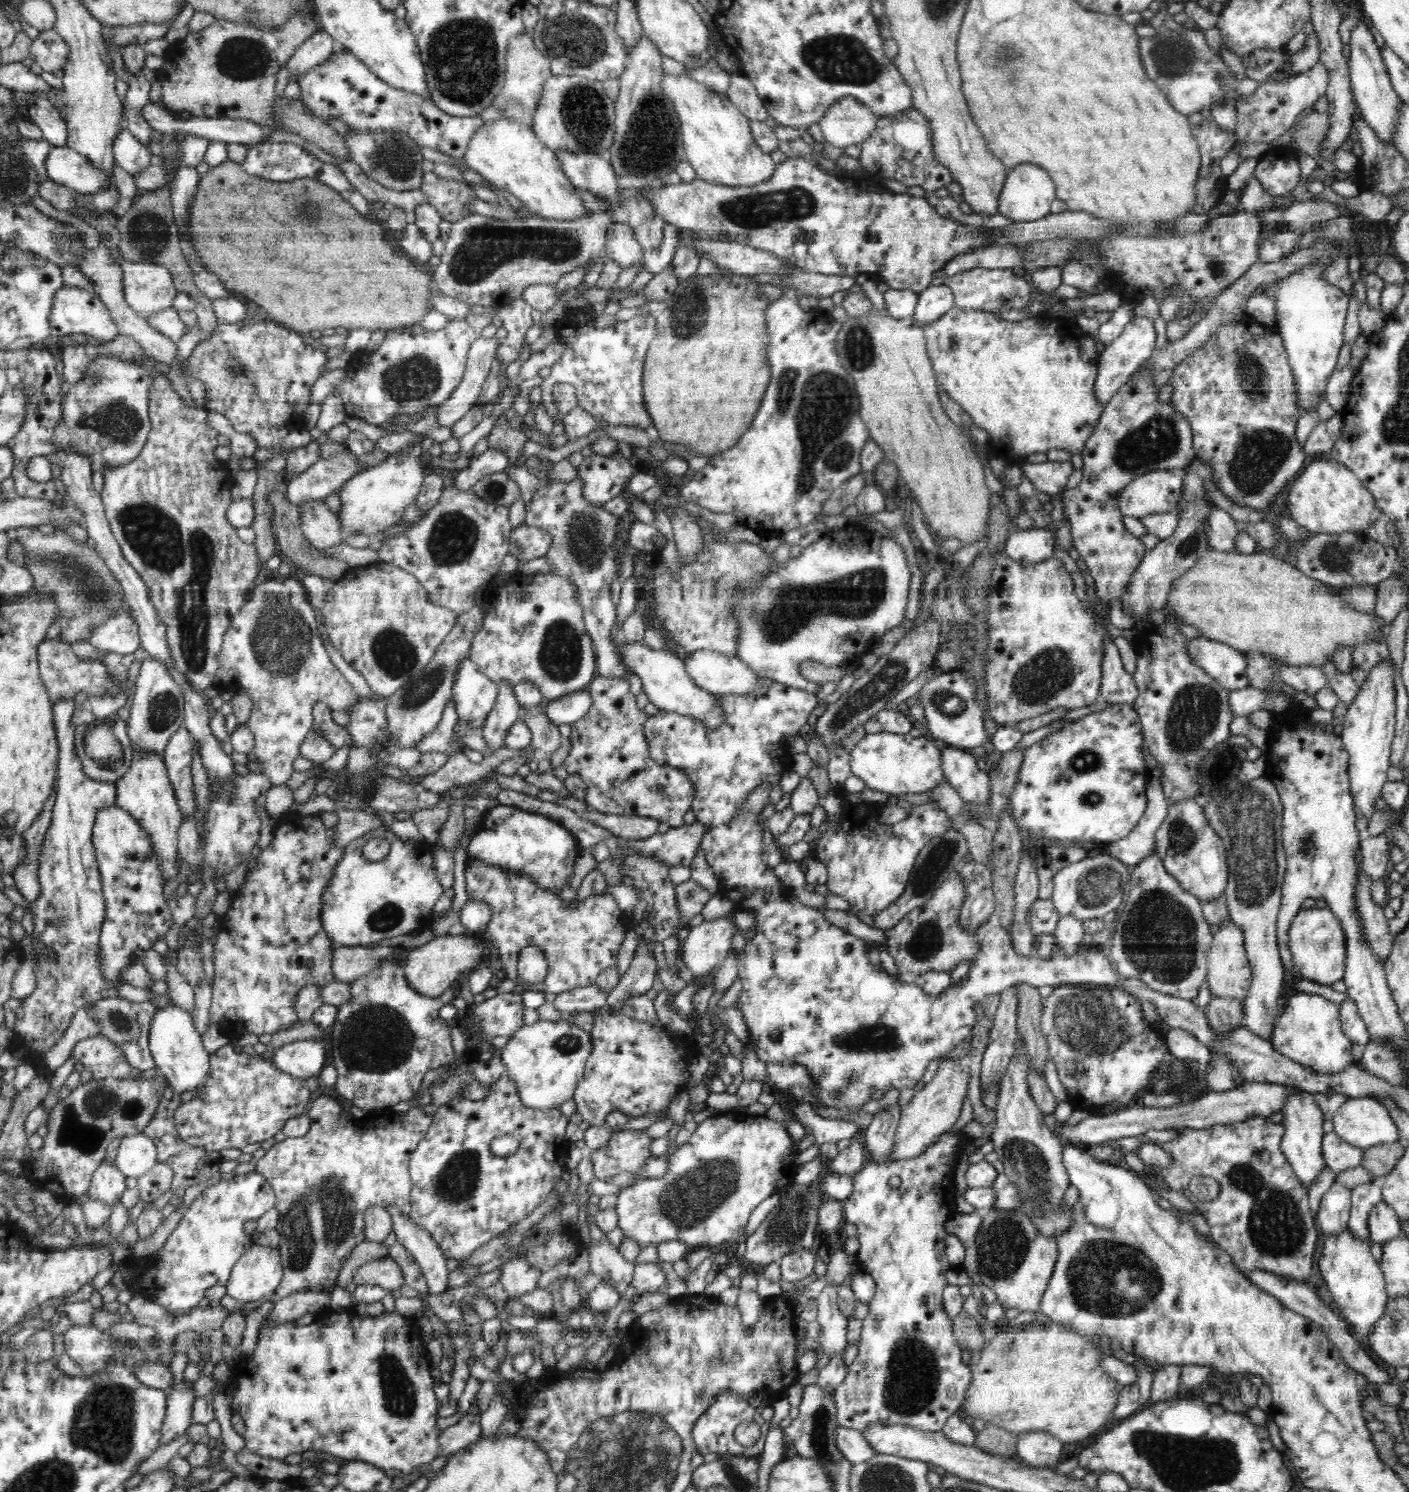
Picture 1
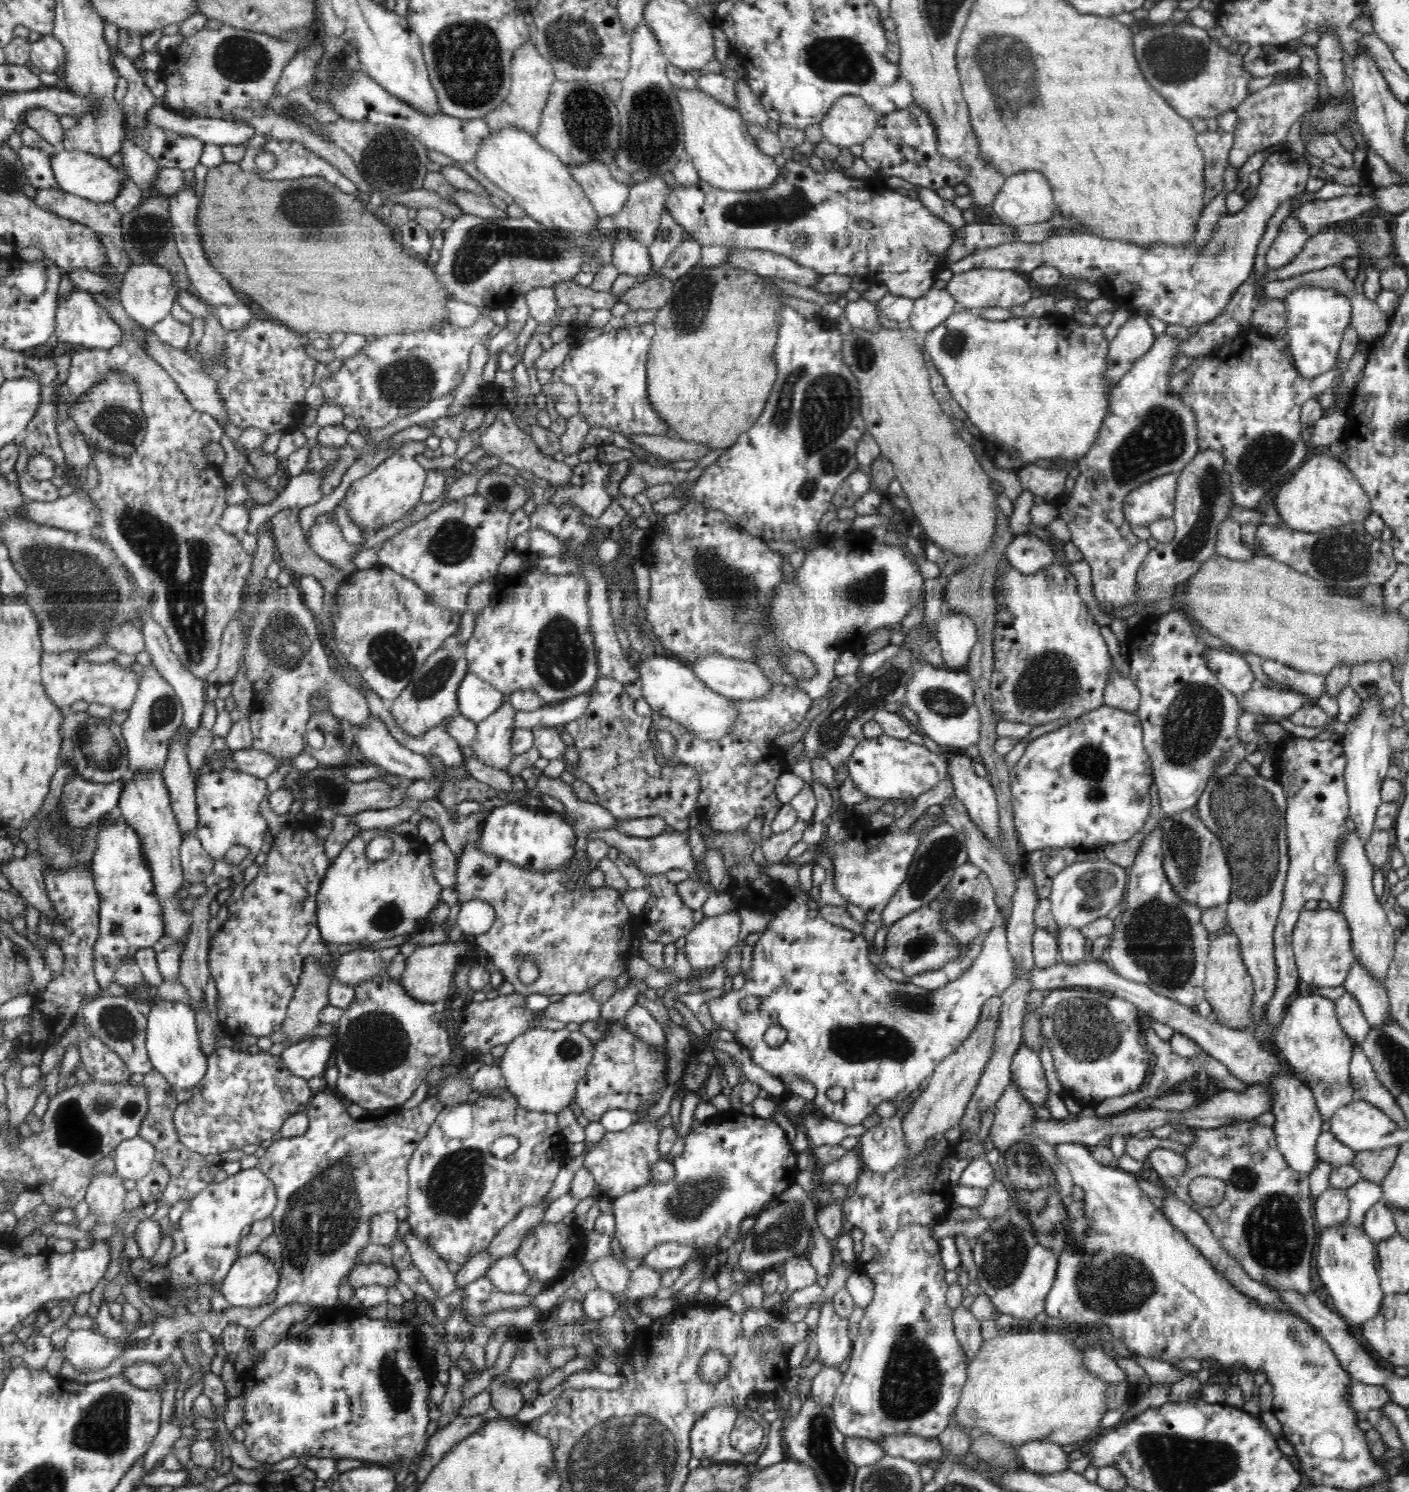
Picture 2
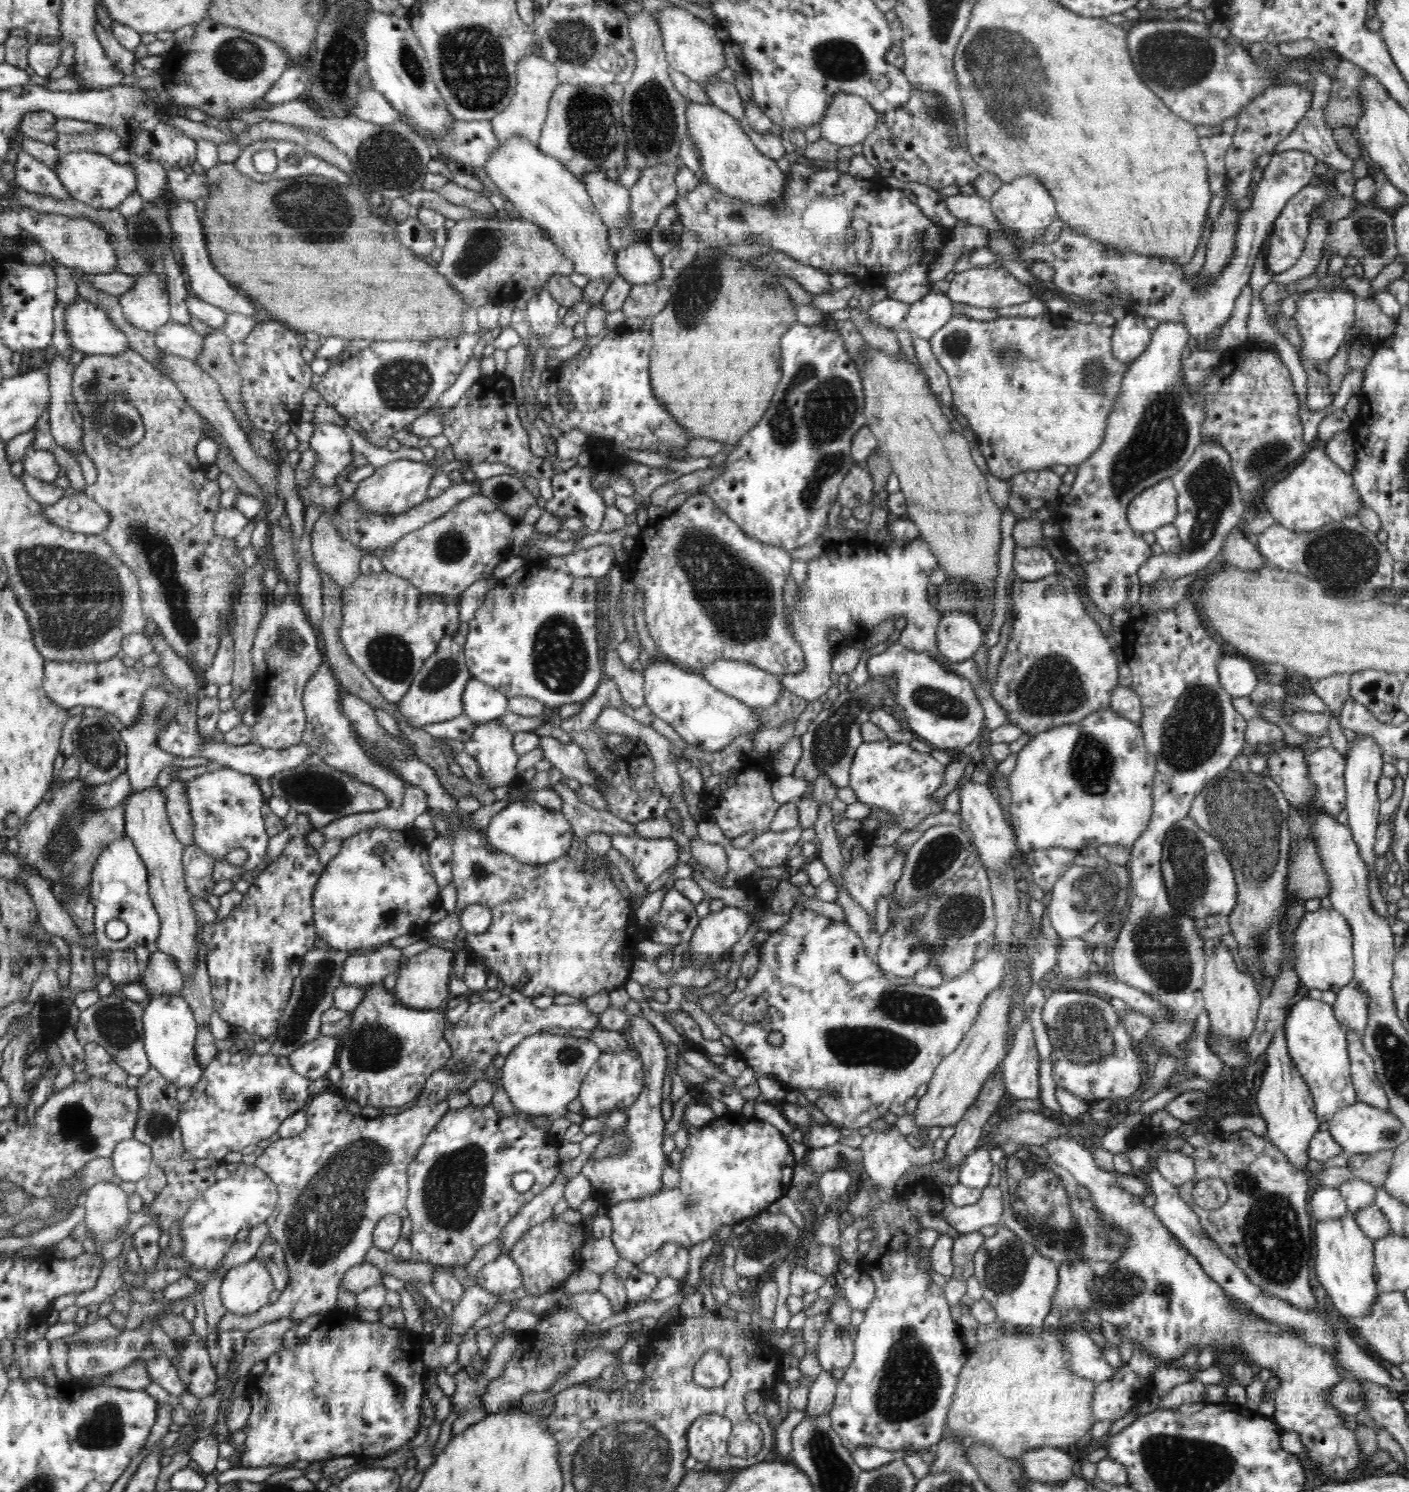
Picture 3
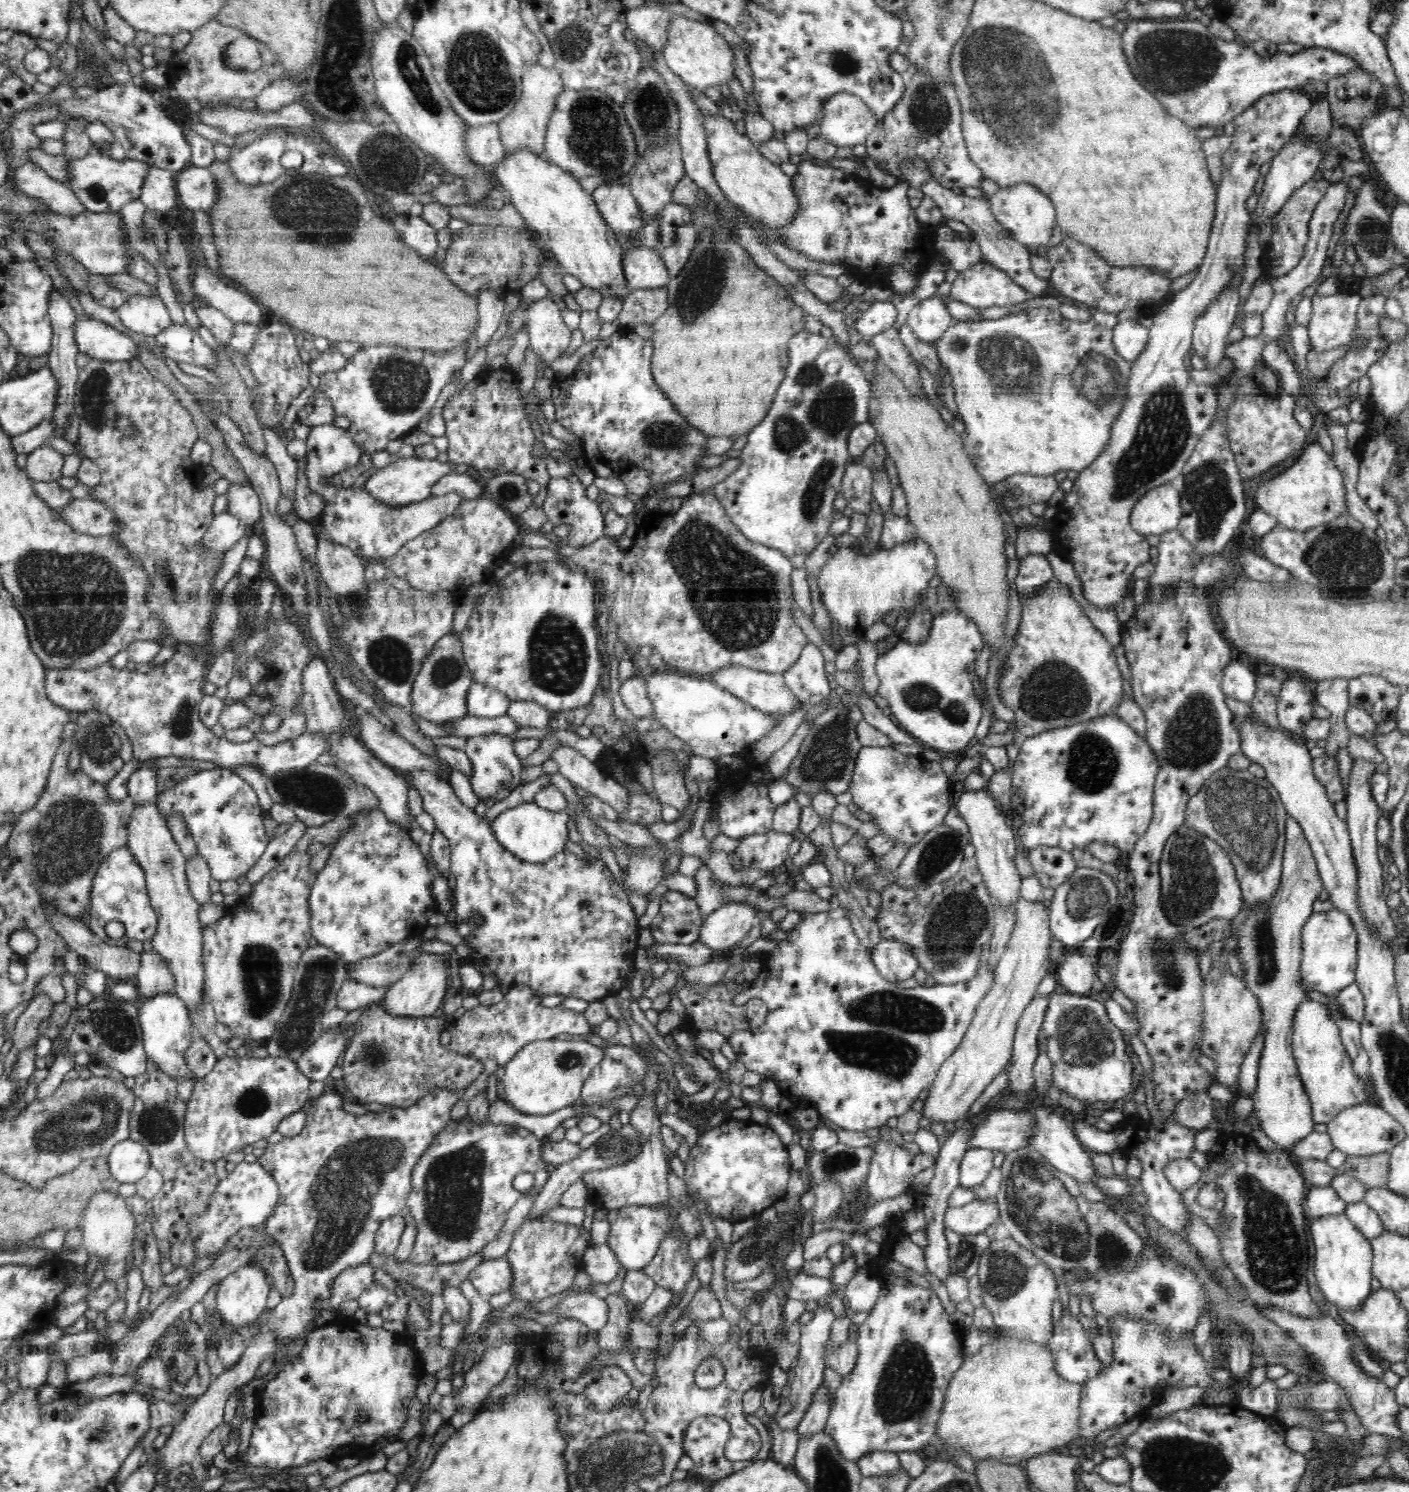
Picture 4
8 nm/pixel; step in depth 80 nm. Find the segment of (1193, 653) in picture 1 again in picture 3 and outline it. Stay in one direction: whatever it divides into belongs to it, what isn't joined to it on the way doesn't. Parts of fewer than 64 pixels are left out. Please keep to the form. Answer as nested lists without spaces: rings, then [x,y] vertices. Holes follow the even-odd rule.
[[[1224,654],[1224,658],[1218,664],[1222,689],[1233,698],[1250,697],[1259,684],[1259,679],[1253,669],[1252,663],[1243,655]]]

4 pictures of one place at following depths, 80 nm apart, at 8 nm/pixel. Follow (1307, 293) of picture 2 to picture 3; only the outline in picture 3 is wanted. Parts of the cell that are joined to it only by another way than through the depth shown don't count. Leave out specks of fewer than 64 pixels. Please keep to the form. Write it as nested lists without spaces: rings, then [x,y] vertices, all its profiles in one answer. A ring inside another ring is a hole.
[[[1324,288],[1306,291],[1296,301],[1296,308],[1294,321],[1300,328],[1300,337],[1303,343],[1302,355],[1304,355],[1304,360],[1301,361],[1301,364],[1304,368],[1317,370],[1318,364],[1328,363],[1340,345],[1349,339],[1349,333],[1355,324],[1356,300],[1354,294],[1342,289],[1336,291]]]

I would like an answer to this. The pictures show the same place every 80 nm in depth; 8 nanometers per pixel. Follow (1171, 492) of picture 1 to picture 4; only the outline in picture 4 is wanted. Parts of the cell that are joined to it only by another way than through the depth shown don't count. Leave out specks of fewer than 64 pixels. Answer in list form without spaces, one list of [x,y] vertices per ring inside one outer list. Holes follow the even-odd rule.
[[[1170,482],[1144,494],[1132,508],[1129,523],[1143,535],[1170,532],[1178,529],[1182,518],[1179,492]]]

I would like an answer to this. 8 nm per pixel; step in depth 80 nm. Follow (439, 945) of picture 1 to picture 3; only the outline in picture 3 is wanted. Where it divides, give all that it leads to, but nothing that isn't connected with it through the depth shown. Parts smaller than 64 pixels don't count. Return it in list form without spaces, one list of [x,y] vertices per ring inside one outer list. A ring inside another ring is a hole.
[[[430,947],[416,956],[406,959],[406,962],[397,974],[397,981],[393,988],[394,998],[398,1004],[416,1010],[434,1010],[443,1006],[452,997],[448,984],[452,976],[456,950],[441,947]]]

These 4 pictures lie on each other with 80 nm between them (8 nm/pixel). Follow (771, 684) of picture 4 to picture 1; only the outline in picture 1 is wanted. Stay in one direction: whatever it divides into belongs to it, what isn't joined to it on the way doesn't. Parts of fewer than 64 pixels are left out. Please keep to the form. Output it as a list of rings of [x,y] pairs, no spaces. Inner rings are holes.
[[[696,650],[681,656],[694,683],[715,696],[751,694],[759,688],[757,674],[737,656],[712,650]]]

